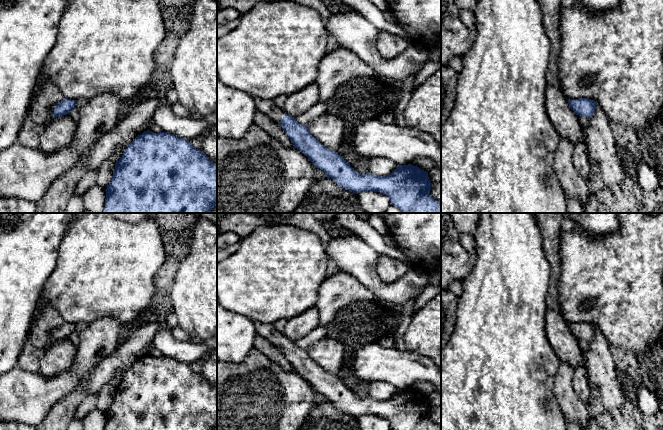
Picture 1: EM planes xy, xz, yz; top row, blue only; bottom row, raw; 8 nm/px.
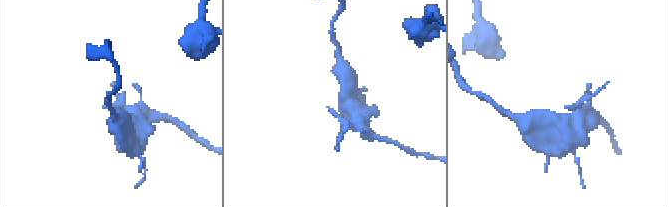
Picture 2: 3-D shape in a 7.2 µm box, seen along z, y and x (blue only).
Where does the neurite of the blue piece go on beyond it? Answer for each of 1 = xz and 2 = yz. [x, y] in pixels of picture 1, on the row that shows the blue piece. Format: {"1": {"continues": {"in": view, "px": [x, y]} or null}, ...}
{"1": {"continues": {"in": "xz", "px": [267, 107]}}, "2": {"continues": null}}

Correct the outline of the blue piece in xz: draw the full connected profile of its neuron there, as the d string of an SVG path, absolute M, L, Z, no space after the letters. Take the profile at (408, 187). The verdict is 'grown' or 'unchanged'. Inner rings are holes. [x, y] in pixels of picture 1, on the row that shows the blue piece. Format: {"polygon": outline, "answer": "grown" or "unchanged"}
{"polygon": "M253 98L257 110L279 123L294 147L342 189L355 194L366 191L383 193L402 213L441 213L441 202L430 195L432 183L428 172L408 164L397 165L389 175L359 174L338 153L316 140L307 126L299 124L276 106L273 100Z", "answer": "grown"}

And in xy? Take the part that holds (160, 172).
{"polygon": "M147 130L127 146L120 160L115 163L112 179L105 191L102 213L211 213L217 205L217 164L184 138Z", "answer": "unchanged"}

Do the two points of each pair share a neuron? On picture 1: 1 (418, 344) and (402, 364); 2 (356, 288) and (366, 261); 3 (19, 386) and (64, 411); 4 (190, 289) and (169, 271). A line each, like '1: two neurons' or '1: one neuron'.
1: two neurons
2: two neurons
3: two neurons
4: two neurons

